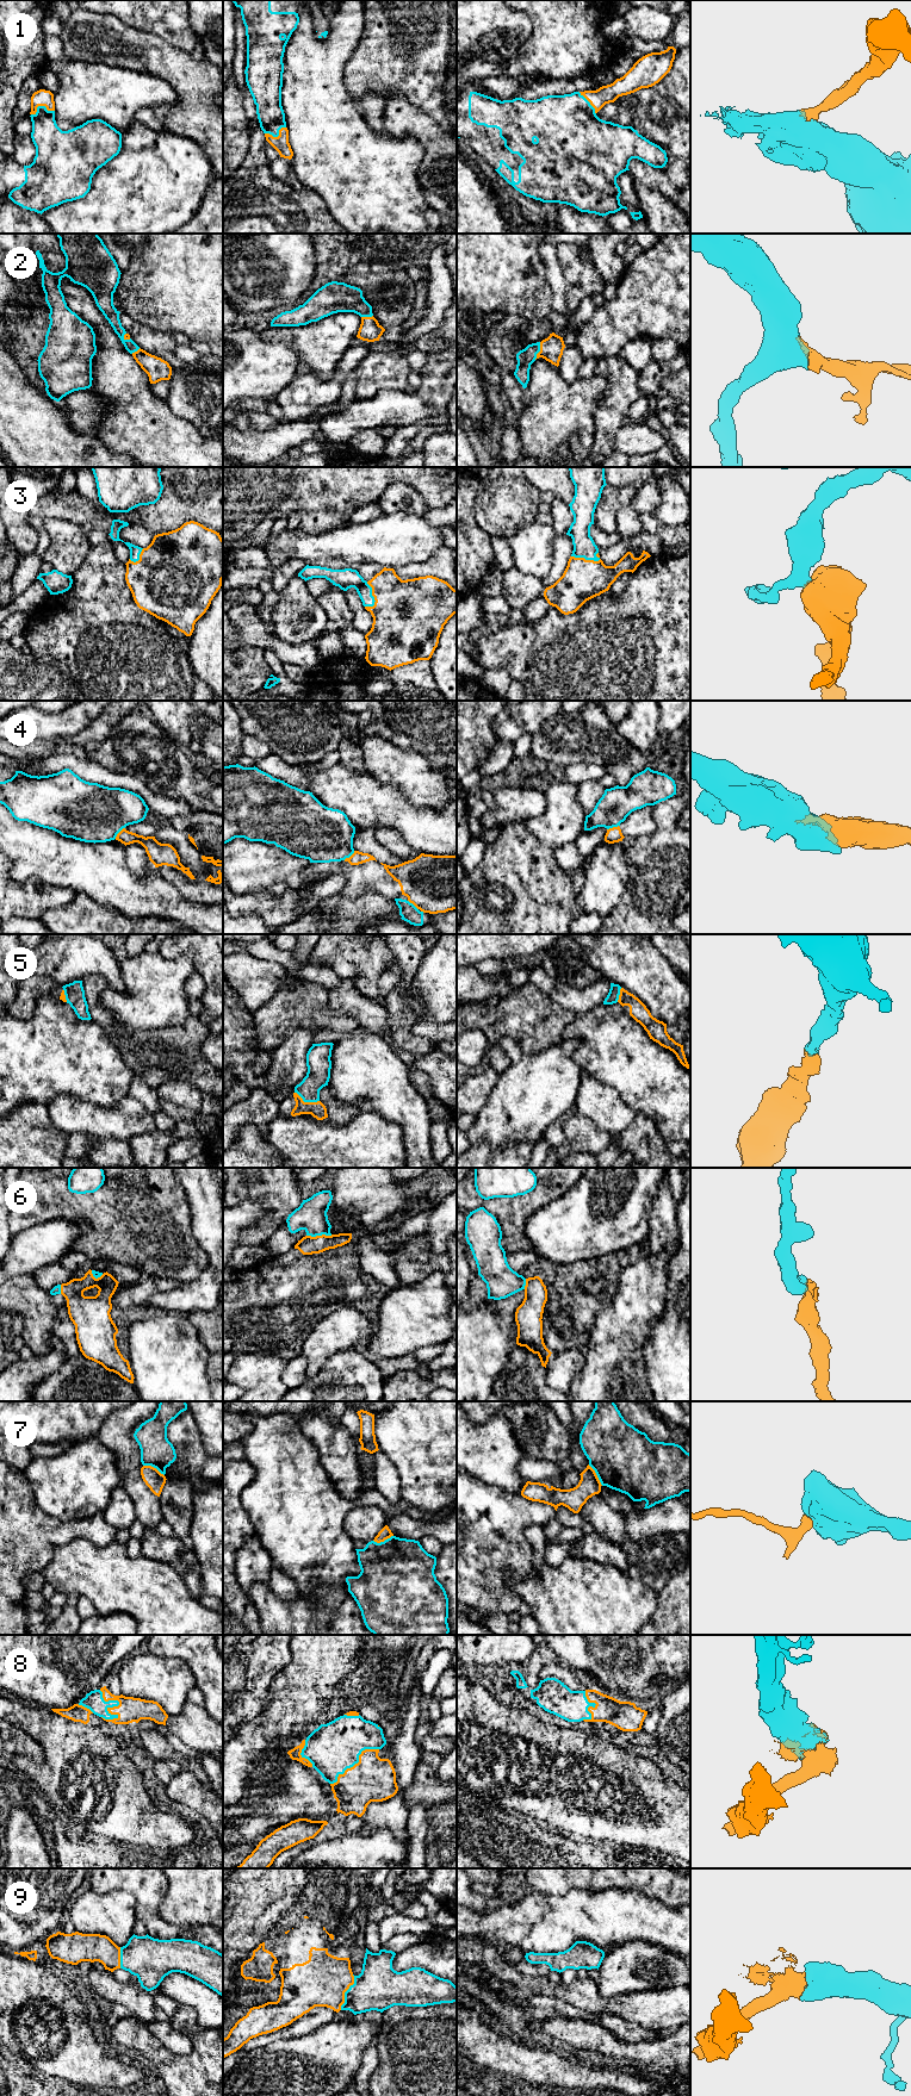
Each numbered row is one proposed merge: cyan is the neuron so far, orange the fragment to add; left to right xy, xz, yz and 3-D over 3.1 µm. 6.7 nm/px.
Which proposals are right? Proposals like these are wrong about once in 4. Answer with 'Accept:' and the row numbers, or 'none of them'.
Accept: 1, 2, 3, 5, 6, 8, 9

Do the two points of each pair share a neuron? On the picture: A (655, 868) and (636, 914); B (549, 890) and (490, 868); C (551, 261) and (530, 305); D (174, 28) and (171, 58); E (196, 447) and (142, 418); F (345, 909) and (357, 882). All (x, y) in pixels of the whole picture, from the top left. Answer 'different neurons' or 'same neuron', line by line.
A: same neuron
B: same neuron
C: different neurons
D: different neurons
E: same neuron
F: different neurons

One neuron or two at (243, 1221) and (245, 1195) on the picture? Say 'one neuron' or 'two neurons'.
two neurons

